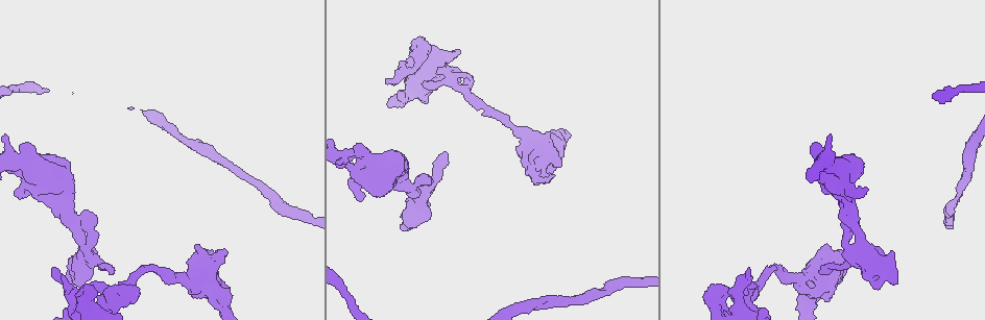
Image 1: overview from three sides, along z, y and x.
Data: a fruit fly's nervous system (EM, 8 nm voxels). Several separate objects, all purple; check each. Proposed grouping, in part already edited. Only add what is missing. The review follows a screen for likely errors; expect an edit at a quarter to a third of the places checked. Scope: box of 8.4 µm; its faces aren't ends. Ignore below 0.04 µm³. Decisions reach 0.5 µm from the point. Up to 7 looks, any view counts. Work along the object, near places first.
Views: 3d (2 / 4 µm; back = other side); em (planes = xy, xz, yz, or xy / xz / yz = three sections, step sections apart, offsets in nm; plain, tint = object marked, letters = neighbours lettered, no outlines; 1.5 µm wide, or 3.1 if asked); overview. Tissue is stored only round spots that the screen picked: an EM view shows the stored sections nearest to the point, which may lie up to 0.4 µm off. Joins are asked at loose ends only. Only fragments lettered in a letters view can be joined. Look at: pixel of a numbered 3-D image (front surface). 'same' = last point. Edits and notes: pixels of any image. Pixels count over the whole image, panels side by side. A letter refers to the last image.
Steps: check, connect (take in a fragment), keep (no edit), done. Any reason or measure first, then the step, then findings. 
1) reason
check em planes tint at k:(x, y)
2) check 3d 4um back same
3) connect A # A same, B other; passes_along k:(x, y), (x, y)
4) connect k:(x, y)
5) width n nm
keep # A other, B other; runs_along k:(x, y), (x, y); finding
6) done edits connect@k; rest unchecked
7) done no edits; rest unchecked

free end
check 3d 2um at 1:(818, 270)

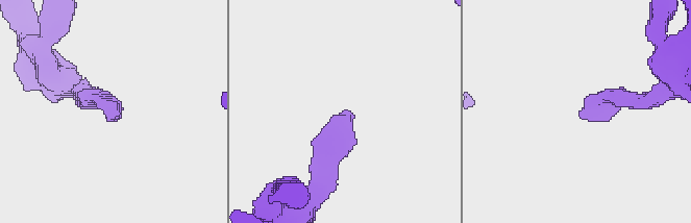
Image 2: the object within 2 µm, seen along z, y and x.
need the tissue
check em planes letters at 2:(580, 114)

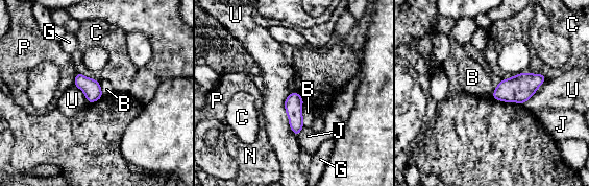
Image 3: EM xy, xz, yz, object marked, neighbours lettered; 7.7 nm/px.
width 140 nm
keep # B other, C other, G other, J other, N other, P other, U other; border 3:(303, 100), (301, 109), (302, 125); no lettered fragment goes on from it

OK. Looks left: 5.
branch stops here
check 3d 2um at 1:(763, 307)

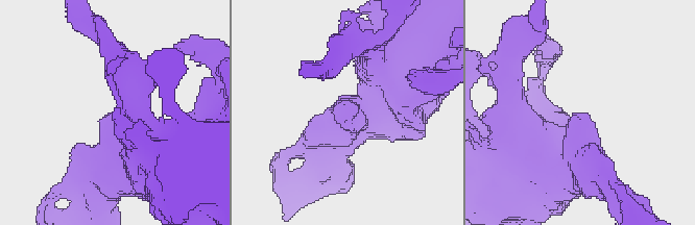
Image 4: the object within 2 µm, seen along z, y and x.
now the EM
check em planes letters at 4:(585, 113)

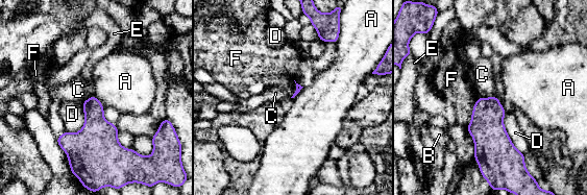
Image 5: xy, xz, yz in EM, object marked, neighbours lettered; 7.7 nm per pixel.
keep # A other, B other, C other, D other, E other, F other; border 5:(294, 80), (295, 92), (290, 97); no lettered fragment goes on from it

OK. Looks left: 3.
free end
check em planes letters at 1:(24, 143)

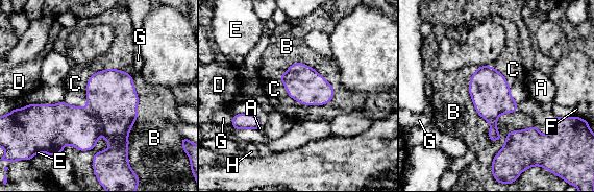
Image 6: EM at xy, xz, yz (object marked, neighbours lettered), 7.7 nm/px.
width 170 nm
keep # A other, B other, C other, D other, E other, F other, G other, H other; border 6:(476, 68), (469, 95), (490, 139); no lettered fragment goes on from it

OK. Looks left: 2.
done no edits; rest unchecked

